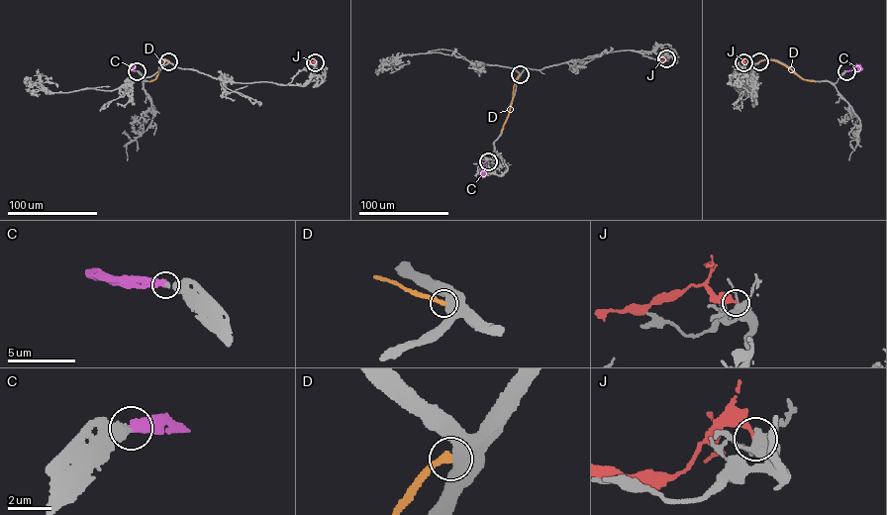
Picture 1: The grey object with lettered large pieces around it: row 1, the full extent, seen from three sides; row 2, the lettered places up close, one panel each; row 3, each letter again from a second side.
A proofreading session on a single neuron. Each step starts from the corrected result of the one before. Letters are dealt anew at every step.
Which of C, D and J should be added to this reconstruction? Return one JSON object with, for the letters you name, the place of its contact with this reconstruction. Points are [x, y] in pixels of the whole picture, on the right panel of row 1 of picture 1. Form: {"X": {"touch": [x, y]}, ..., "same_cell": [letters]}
{"C": {"touch": [846, 71]}, "same_cell": ["C"]}

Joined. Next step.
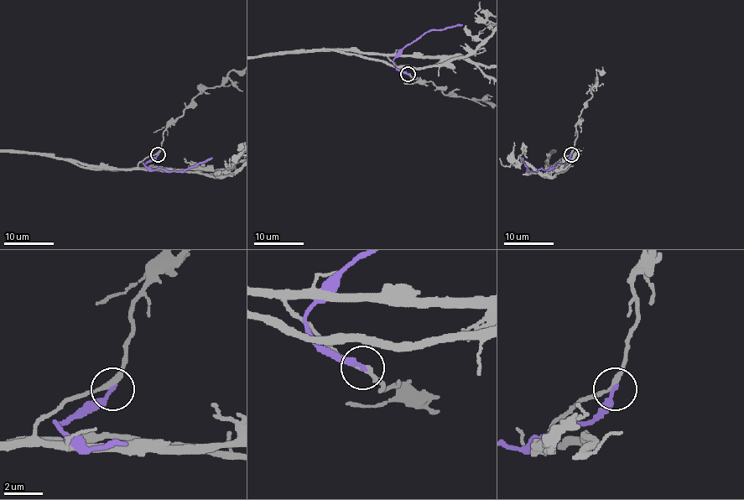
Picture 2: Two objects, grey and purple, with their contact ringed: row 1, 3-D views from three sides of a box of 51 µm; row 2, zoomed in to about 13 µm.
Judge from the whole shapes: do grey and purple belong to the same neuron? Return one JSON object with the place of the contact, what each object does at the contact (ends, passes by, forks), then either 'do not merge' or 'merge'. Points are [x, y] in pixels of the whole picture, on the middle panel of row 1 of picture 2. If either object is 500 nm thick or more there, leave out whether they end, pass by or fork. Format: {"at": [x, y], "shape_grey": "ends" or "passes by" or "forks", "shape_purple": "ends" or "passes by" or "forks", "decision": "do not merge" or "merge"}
{"at": [408, 74], "shape_grey": "passes by", "shape_purple": "ends", "decision": "do not merge"}

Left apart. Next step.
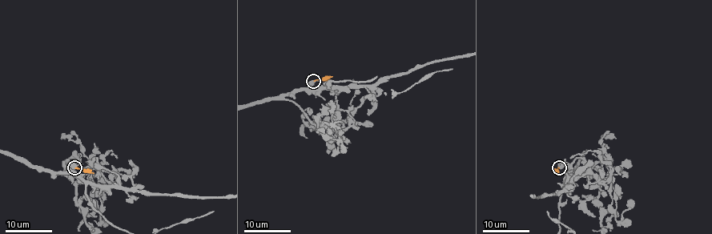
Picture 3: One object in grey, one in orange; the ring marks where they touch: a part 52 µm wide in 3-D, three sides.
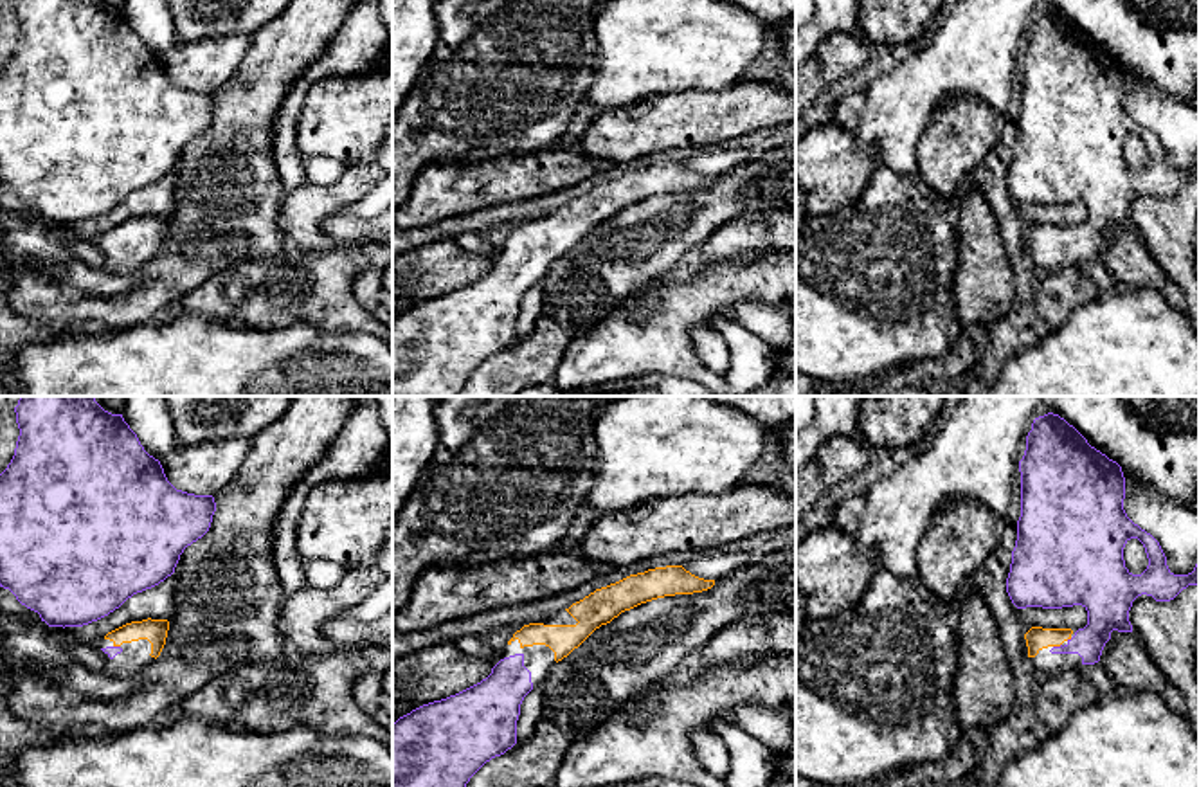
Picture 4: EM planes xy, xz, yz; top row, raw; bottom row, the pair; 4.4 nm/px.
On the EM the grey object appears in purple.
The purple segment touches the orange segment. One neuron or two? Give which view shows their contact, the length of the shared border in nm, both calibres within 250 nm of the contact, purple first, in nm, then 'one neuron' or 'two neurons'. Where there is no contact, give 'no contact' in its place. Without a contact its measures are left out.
meets purple in yz; contact 40 nm long; 160 nm thick on the purple side, 110 nm on the other; one neuron

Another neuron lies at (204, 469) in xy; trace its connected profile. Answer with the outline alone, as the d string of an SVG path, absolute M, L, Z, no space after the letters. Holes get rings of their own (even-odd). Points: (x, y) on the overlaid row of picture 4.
M225 438L178 447L160 465L176 490L214 497L239 470L248 450L250 438Z

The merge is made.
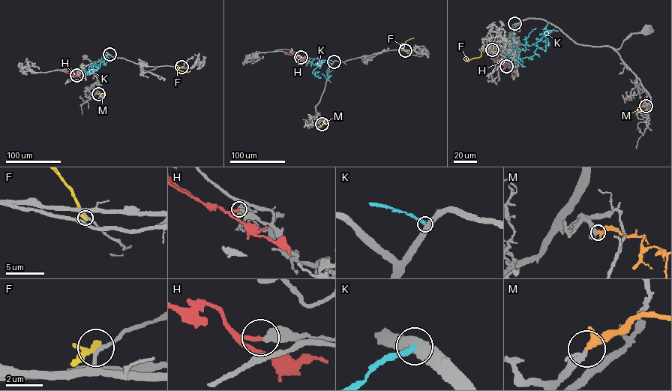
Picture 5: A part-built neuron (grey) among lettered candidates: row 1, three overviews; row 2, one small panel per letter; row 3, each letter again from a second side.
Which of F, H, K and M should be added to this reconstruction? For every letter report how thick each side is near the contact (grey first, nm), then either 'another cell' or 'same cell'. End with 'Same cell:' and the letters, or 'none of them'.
F: calibres 180 and 240 nm; another cell
H: calibres 360 and 240 nm; same cell
K: calibres 550 and 280 nm; another cell
M: calibres 280 and 280 nm; same cell
Same cell: H, M

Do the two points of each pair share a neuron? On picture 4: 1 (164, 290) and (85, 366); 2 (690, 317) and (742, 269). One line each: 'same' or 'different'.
1: different
2: same

